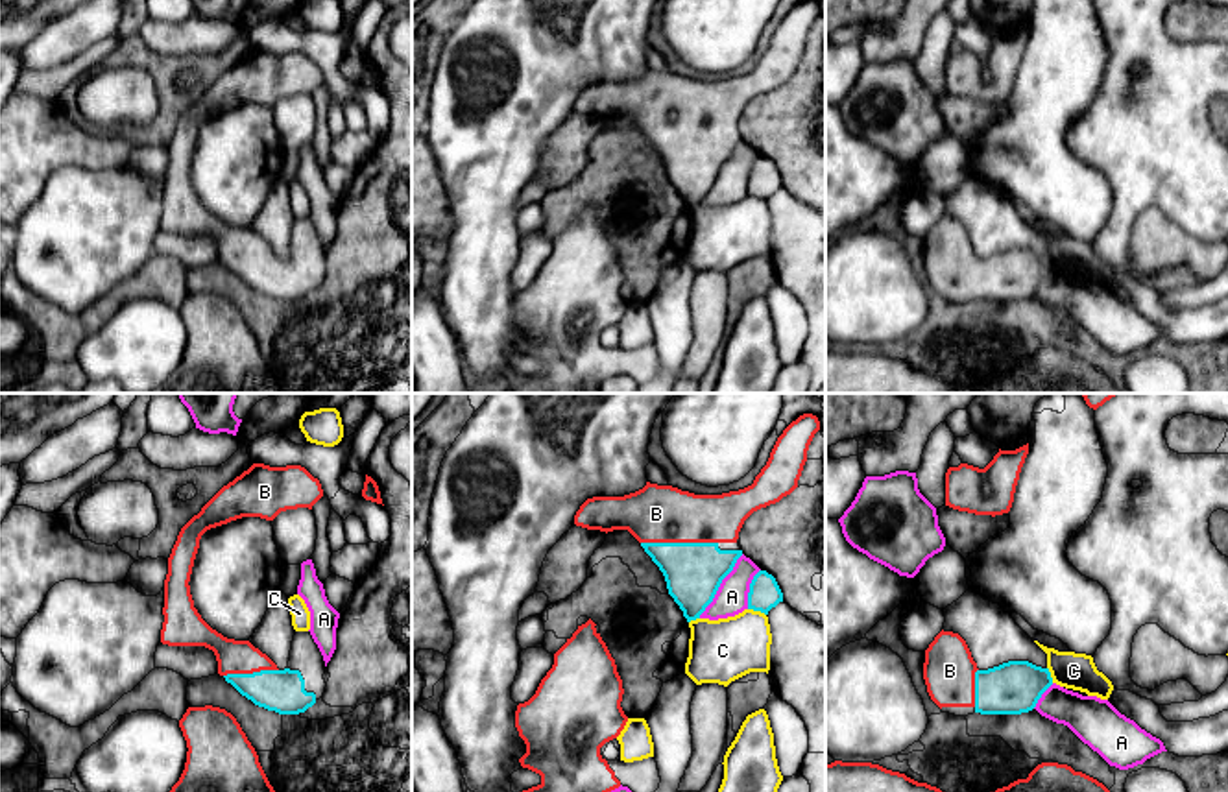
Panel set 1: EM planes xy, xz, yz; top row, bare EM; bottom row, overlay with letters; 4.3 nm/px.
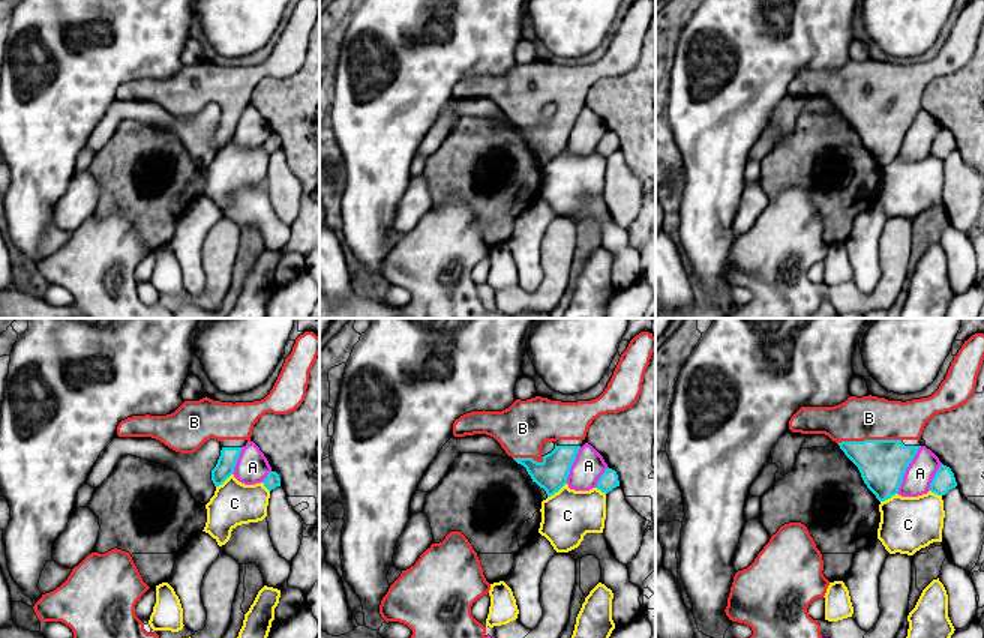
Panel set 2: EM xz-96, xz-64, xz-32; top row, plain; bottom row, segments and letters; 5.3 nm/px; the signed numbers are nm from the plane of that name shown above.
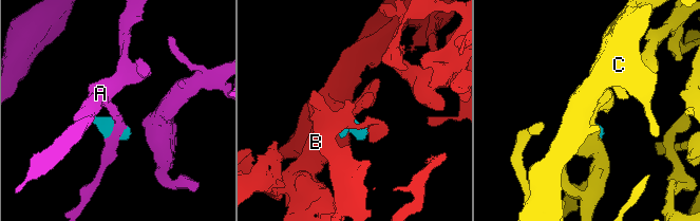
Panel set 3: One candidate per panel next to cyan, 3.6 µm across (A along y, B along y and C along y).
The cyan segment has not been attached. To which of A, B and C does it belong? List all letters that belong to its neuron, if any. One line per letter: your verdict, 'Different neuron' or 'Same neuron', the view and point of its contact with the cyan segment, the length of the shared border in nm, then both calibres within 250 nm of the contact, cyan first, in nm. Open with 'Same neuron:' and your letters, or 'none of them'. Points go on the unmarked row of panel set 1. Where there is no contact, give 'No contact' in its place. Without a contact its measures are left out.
Same neuron: B
A: Different neuron. Touches cyan at xz (719, 172). Shared border 340 nm. Thickness 260 nm (cyan) against 140 nm
B: Same neuron. Touches cyan at xz (680, 130). Shared border 340 nm. Thickness 260 nm (cyan) against 260 nm
C: Different neuron. Touches cyan at xz (758, 196). Shared border 90 nm. Thickness 140 nm (cyan) against 280 nm

